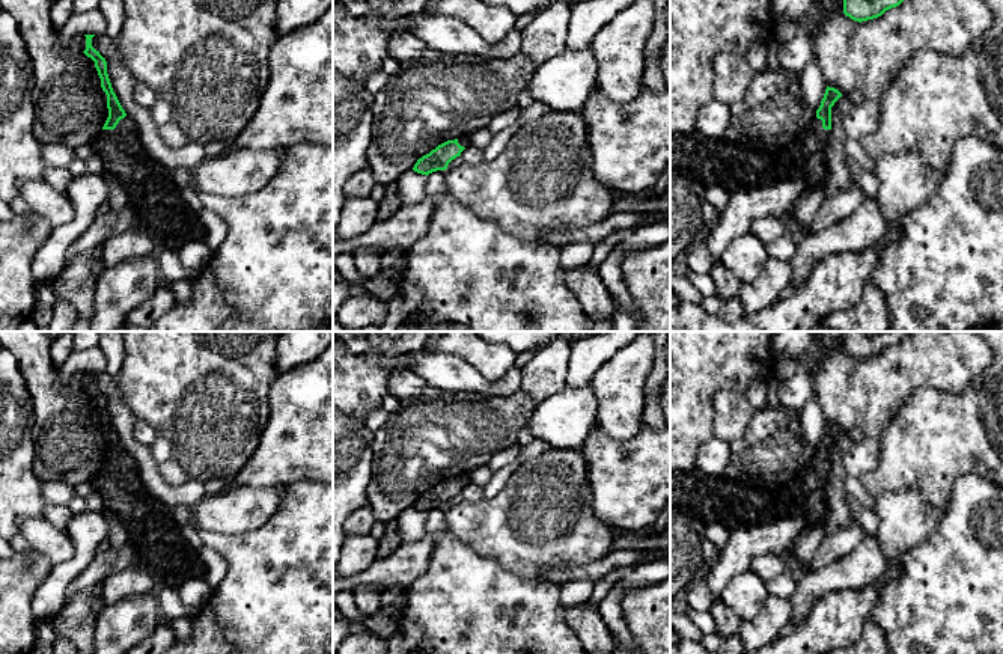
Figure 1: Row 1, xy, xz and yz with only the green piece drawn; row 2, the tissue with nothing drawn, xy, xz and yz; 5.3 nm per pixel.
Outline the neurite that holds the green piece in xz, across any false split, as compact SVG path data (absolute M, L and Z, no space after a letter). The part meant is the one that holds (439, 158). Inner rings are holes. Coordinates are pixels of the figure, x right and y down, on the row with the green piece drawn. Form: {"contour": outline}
{"contour": "M468 136L455 140L447 140L432 149L429 154L417 160L413 170L422 175L429 175L437 170L446 170L449 163L461 155L470 146Z"}

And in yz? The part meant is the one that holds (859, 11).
{"contour": "M843 0L843 14L854 21L867 21L881 17L904 0Z"}

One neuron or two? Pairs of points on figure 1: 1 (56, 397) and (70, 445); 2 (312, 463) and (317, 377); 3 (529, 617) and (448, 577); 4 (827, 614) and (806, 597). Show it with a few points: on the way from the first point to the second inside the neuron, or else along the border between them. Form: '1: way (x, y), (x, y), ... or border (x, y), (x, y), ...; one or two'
1: way (57, 409), (67, 422), (68, 433); one
2: way (312, 442), (312, 419), (317, 412), (317, 398); one
3: way (509, 615), (485, 615), (467, 597); one
4: border (847, 589), (824, 594), (801, 621); two

